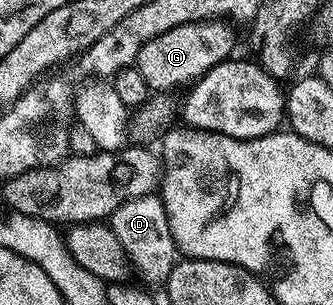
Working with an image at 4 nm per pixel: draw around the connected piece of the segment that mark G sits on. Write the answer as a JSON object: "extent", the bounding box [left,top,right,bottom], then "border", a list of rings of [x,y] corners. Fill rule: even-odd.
{"extent":[135,18,234,93],"border":[[[221,18],[193,20],[189,24],[175,26],[151,38],[151,42],[147,42],[143,50],[139,50],[135,66],[154,93],[168,93],[173,90],[169,88],[175,88],[179,84],[192,85],[206,72],[210,72],[216,64],[222,64],[234,55],[232,26],[234,27],[232,23]]]}

